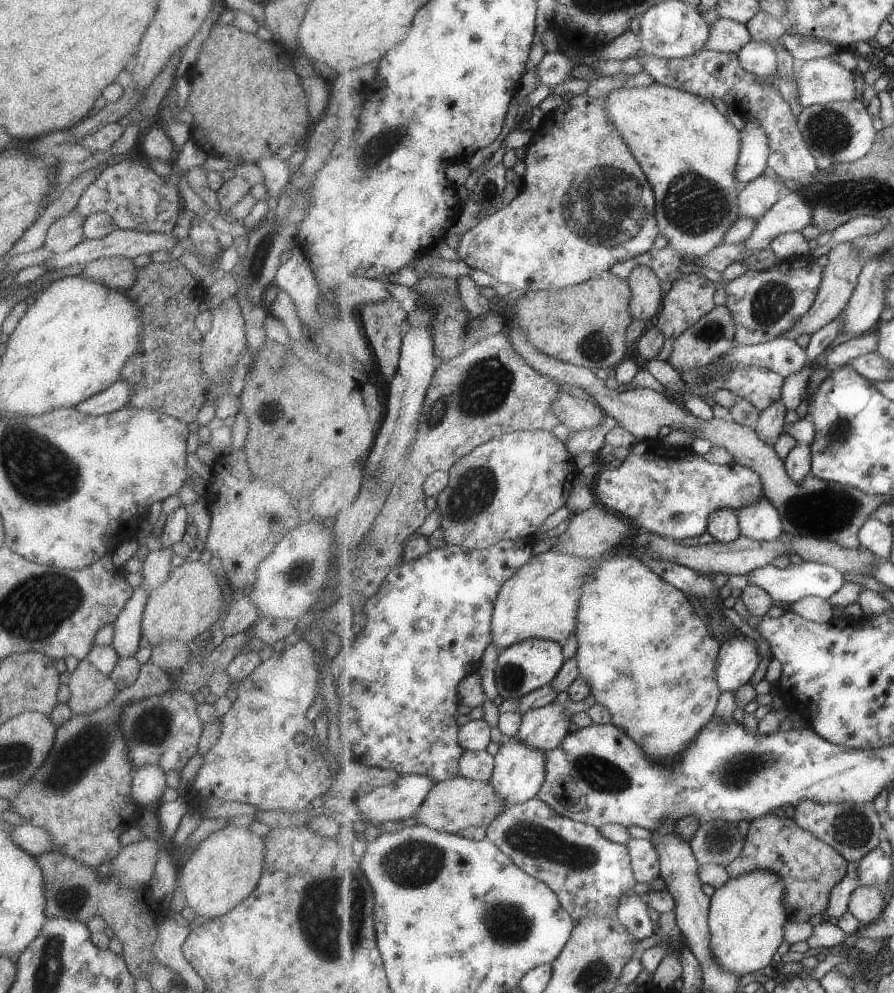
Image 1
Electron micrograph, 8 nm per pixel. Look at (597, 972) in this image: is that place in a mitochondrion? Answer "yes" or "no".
yes

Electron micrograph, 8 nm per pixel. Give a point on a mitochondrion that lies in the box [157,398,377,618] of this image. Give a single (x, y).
(300, 570)

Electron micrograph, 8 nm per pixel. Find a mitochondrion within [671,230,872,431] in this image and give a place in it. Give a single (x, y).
(771, 303)

